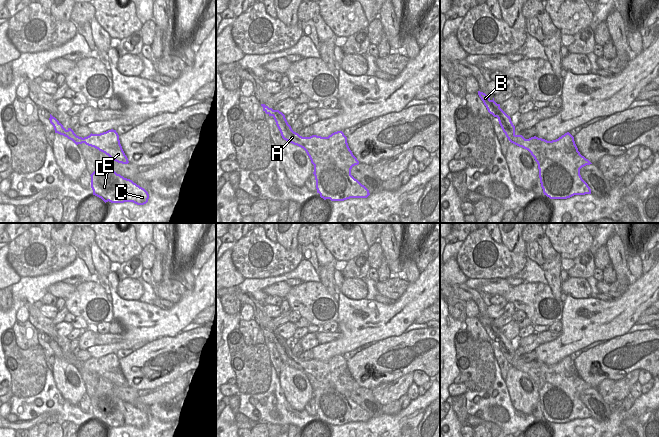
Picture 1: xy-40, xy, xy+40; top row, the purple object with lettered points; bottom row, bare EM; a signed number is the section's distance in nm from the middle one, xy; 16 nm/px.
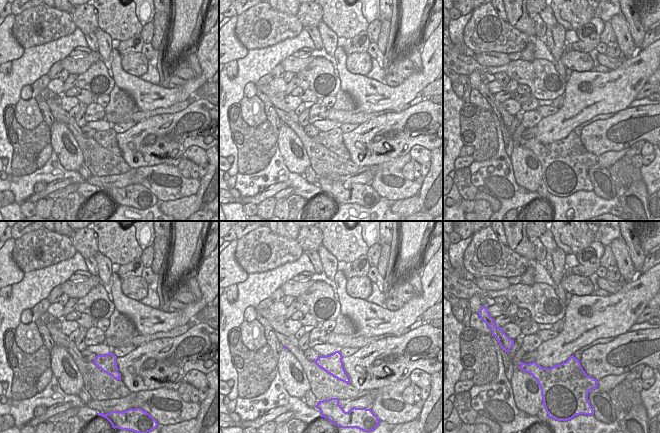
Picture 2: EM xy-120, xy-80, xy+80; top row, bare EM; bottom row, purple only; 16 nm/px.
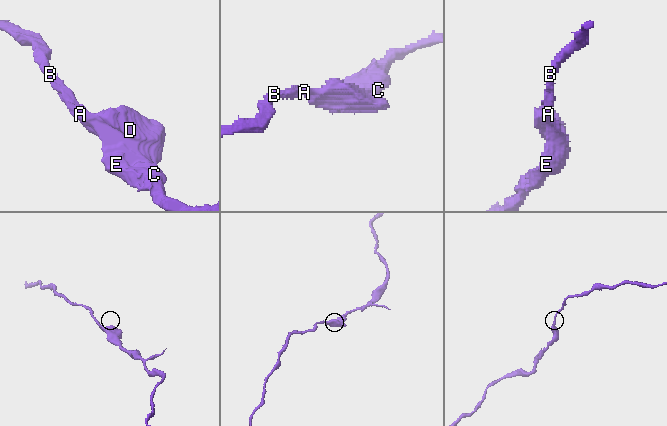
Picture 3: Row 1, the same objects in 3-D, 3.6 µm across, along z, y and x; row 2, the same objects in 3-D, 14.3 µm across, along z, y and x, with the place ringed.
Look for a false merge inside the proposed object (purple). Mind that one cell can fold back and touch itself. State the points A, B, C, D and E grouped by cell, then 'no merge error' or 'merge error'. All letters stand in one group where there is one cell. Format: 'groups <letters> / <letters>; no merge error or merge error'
groups A B C D E; no merge error

